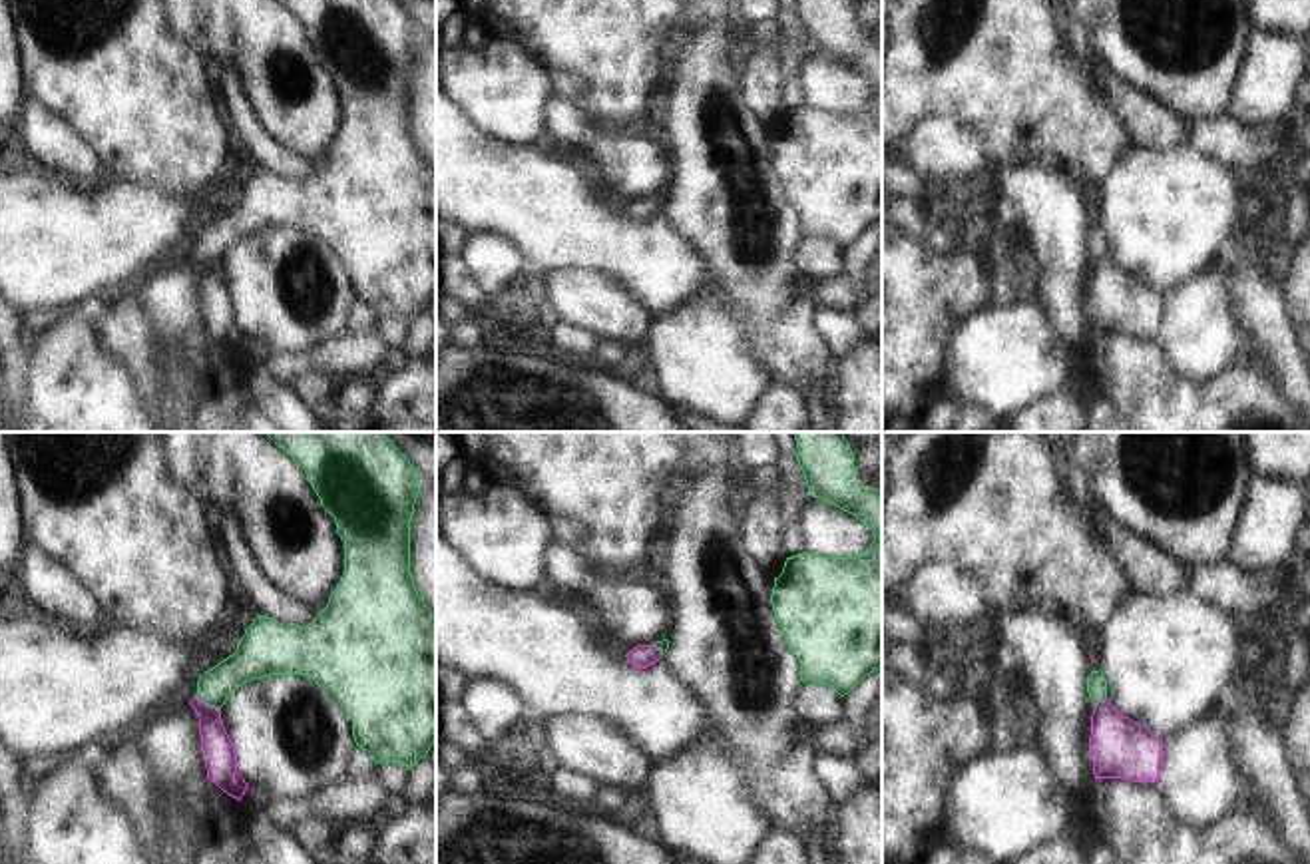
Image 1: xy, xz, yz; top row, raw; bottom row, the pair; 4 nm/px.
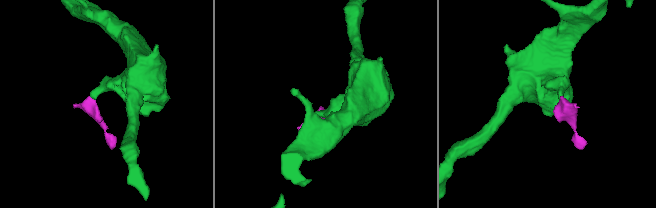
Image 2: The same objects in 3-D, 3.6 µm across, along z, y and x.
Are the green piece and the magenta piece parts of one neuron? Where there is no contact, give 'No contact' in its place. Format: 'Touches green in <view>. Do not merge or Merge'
Touches green in xy. Merge.

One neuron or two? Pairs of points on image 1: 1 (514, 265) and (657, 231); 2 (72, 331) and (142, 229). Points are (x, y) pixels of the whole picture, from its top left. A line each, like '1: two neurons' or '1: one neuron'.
1: two neurons
2: two neurons

